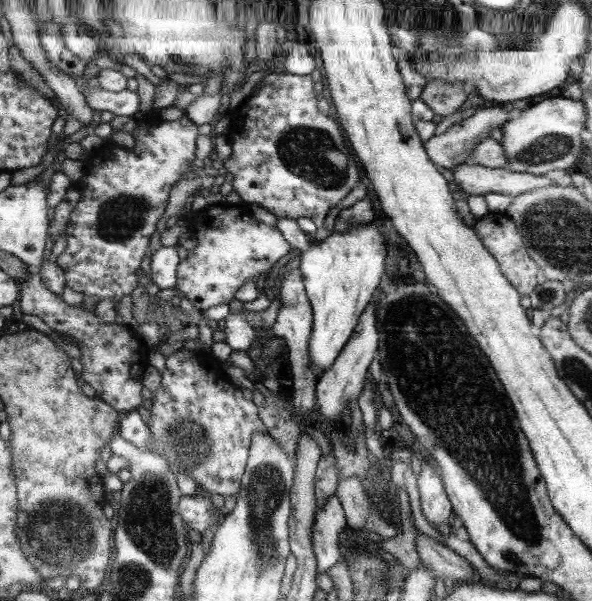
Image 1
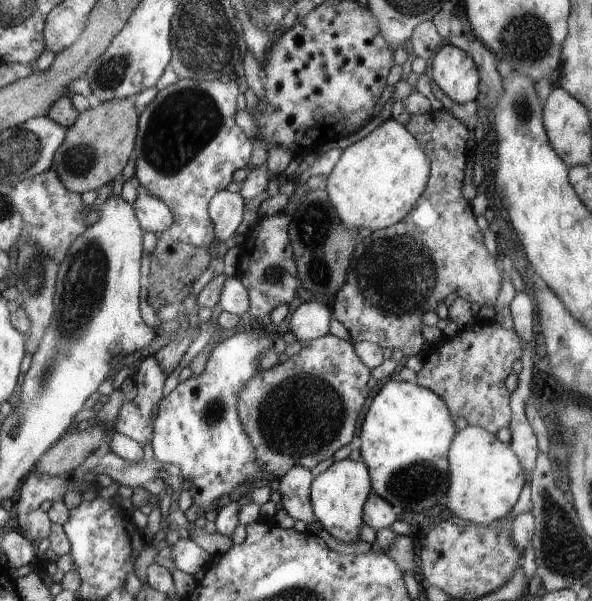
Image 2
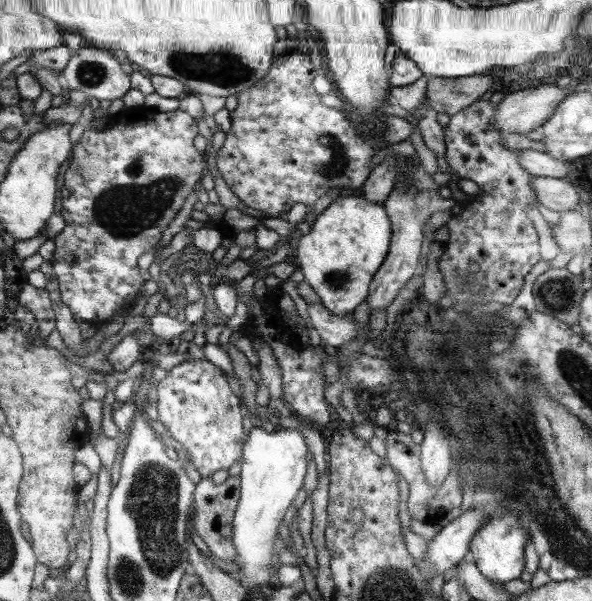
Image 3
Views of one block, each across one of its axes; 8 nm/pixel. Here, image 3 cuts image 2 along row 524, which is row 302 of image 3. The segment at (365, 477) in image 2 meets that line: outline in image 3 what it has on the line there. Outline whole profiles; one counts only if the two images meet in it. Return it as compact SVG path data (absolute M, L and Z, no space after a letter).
M343 191L320 214L308 234L301 235L295 246L297 268L303 273L303 282L307 283L317 296L321 305L336 315L351 313L355 306L366 300L369 284L388 254L392 238L391 221L383 204L367 200L359 192Z

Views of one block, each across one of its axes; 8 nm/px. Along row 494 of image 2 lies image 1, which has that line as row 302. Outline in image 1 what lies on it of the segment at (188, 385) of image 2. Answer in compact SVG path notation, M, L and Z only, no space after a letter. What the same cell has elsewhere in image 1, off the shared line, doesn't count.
M229 208L229 214L227 214L227 224L223 224L223 226L219 226L219 224L213 224L213 220L211 220L211 224L209 224L209 220L203 220L203 222L207 222L205 224L205 228L201 228L201 224L192 224L191 223L191 231L193 232L195 238L197 239L197 245L193 247L190 251L188 251L187 257L178 264L176 270L176 288L181 297L186 298L194 308L200 310L205 310L206 308L211 308L212 306L217 306L218 304L227 303L230 300L235 299L233 294L235 291L241 287L243 284L247 282L247 280L254 282L256 278L262 272L269 271L269 266L275 262L275 260L279 260L281 256L285 256L287 252L289 252L289 243L284 239L284 235L280 232L280 229L277 227L272 227L270 225L265 225L263 223L259 224L257 220L253 220L249 214L245 214L245 212L241 212L241 210L231 210Z

